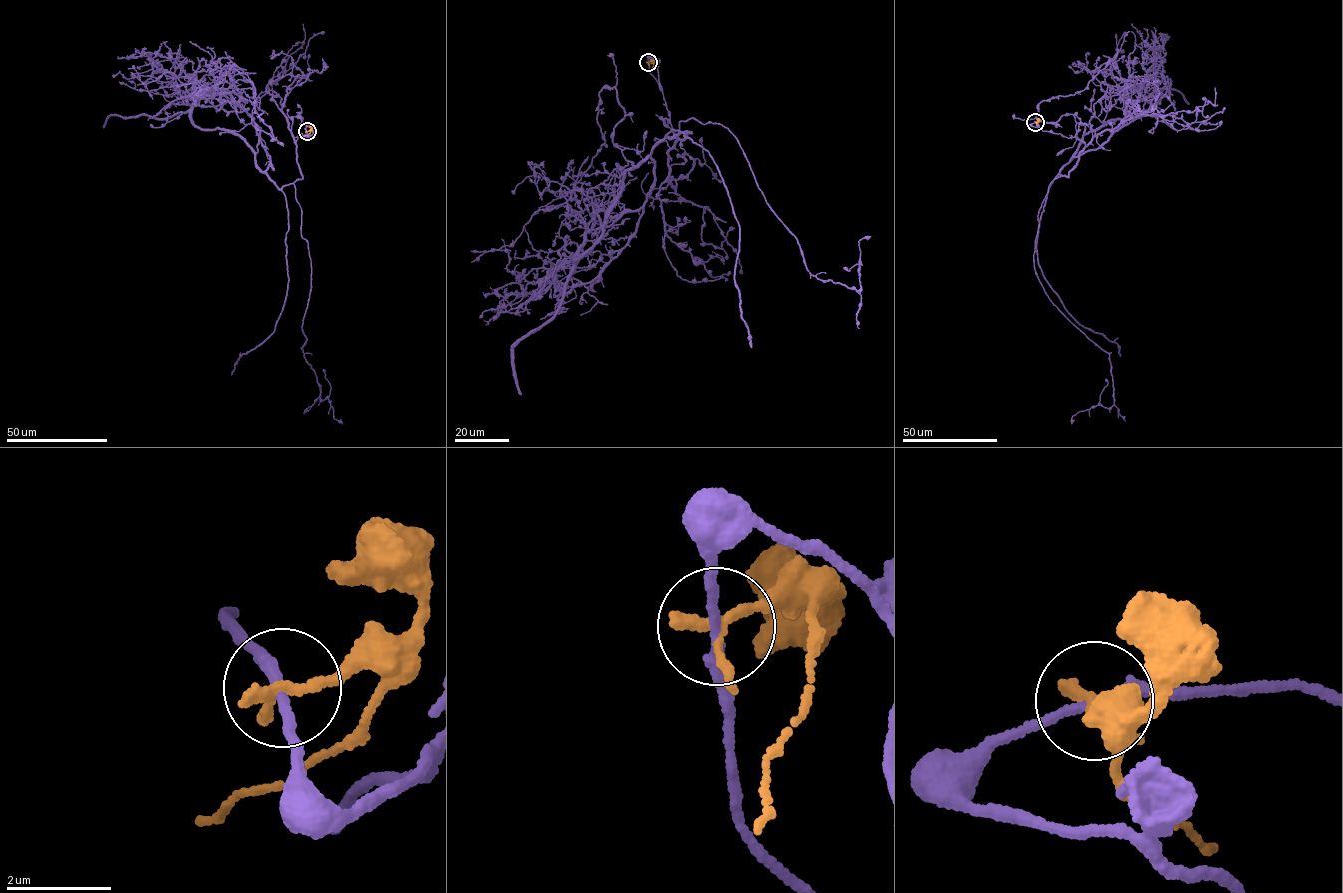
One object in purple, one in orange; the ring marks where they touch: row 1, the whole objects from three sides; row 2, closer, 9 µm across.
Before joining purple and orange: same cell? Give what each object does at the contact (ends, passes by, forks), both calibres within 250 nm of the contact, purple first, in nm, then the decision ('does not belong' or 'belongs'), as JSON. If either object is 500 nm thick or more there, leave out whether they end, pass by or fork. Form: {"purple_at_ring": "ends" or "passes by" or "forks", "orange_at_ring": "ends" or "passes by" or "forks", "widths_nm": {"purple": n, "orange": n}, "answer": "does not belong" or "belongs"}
{"purple_at_ring": "passes by", "orange_at_ring": "passes by", "widths_nm": {"purple": 200, "orange": 240}, "answer": "does not belong"}

